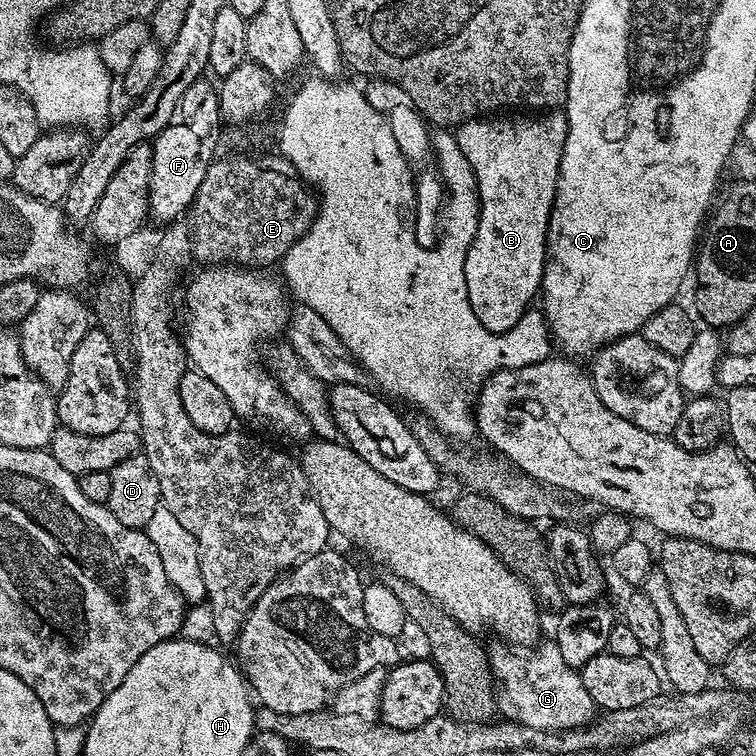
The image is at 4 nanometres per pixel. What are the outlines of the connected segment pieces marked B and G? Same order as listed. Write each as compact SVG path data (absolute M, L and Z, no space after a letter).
M548 110L543 114L520 114L517 120L507 120L507 115L500 114L497 120L488 120L492 118L477 118L468 120L455 129L454 135L458 142L458 150L462 150L462 154L466 154L466 162L470 162L470 166L474 170L474 178L476 179L476 194L480 202L480 217L478 218L478 230L474 234L471 246L468 247L468 253L464 259L464 273L466 274L466 294L470 298L470 306L474 310L474 314L478 318L478 322L482 322L482 326L486 326L486 330L491 332L508 332L522 318L524 312L529 311L532 299L537 299L538 293L541 291L544 283L544 260L548 256L548 223L550 222L550 214L552 213L552 203L556 197L556 187L558 186L558 174L560 173L560 163L562 162L562 154L566 146L566 138L568 137L568 117L563 111Z
M555 642L540 644L529 652L516 651L520 652L496 648L493 652L489 651L487 657L503 707L505 704L517 721L538 730L554 732L591 724L598 712L596 703L590 694L586 694L586 686L579 671L566 666Z

